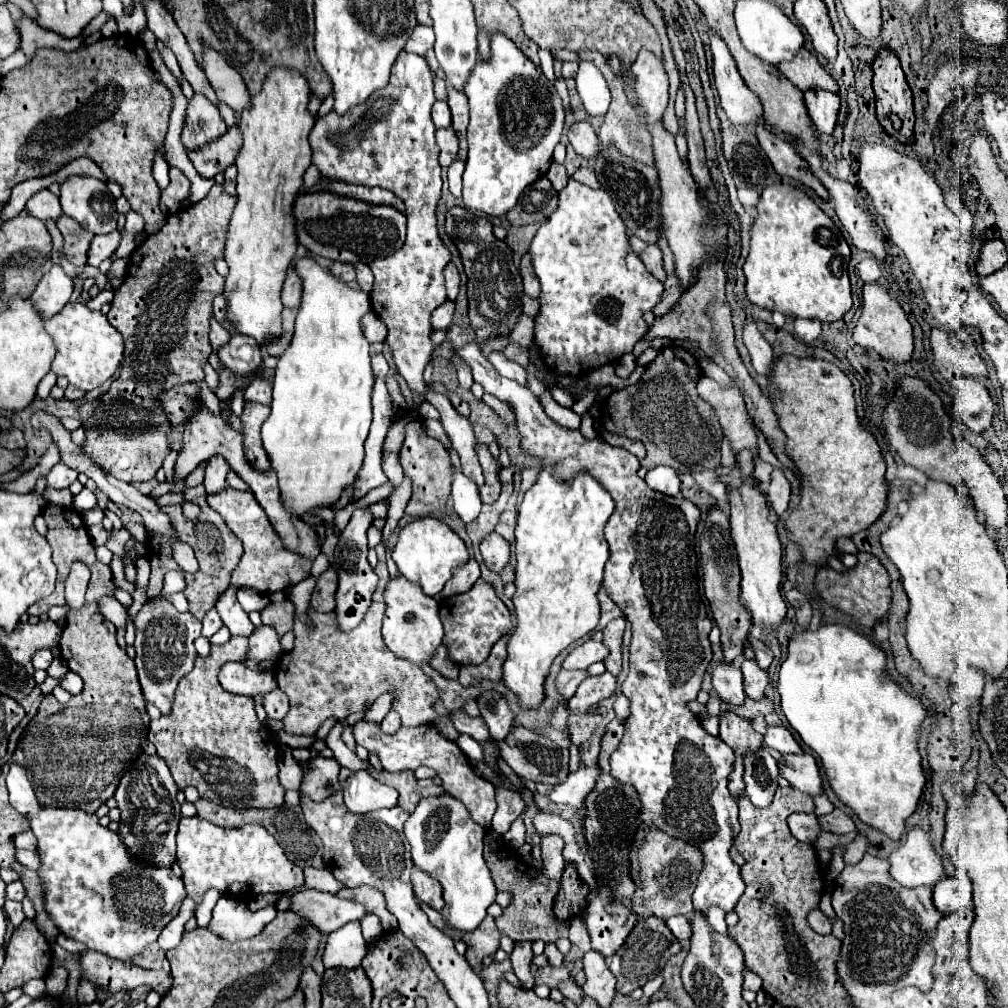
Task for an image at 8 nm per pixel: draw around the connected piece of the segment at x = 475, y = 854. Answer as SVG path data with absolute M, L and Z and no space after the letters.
M442 794L422 798L416 804L416 810L404 824L404 836L412 846L414 866L442 884L446 906L440 914L462 932L474 930L496 898L496 886L482 856L484 828L470 818L466 806L458 798Z

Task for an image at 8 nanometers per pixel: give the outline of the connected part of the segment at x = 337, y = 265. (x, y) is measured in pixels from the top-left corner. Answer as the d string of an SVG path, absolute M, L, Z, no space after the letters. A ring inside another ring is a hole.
M332 262L328 266L328 270L334 272L334 276L338 276L338 280L342 282L352 282L356 278L356 272L354 272L354 266L352 264L344 264L344 262Z

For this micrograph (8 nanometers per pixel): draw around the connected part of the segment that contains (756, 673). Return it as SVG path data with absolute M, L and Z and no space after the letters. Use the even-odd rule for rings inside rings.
M744 660L740 668L744 674L744 688L746 688L748 698L762 700L766 696L766 686L770 684L768 674L758 668L756 660Z

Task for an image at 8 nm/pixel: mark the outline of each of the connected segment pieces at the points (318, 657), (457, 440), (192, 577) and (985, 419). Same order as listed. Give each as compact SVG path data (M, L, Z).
M372 602L364 620L350 632L336 628L334 612L320 614L310 610L312 628L300 620L294 622L294 648L282 654L276 666L278 688L290 698L290 710L282 720L286 732L312 736L328 716L342 720L352 712L364 710L364 706L372 704L384 692L396 696L392 708L402 716L402 726L432 724L438 718L432 708L438 700L438 688L416 664L386 648L380 634L382 616L384 604Z
M426 384L426 398L440 412L440 422L442 422L454 450L460 456L462 472L468 478L472 478L478 486L484 486L484 476L482 476L482 468L478 462L478 454L476 454L478 440L476 440L476 434L474 434L470 420L456 412L456 408L448 400L448 396L434 392L432 384Z
M174 504L174 506L162 506L162 512L166 512L170 516L170 524L172 524L172 530L174 530L174 536L186 544L192 546L194 554L196 554L196 560L198 560L198 566L200 570L194 572L194 574L184 573L186 587L183 591L184 596L188 598L188 606L190 606L190 612L196 616L196 618L204 618L204 614L208 612L208 608L212 608L214 600L216 600L216 592L220 592L220 588L228 588L230 586L230 572L236 568L240 556L242 556L242 544L240 540L228 530L228 526L224 524L224 520L212 512L212 524L210 522L188 522L184 520L182 516L182 508L180 504Z
M964 378L954 392L954 412L972 432L984 432L992 426L994 402L986 386L976 378Z

